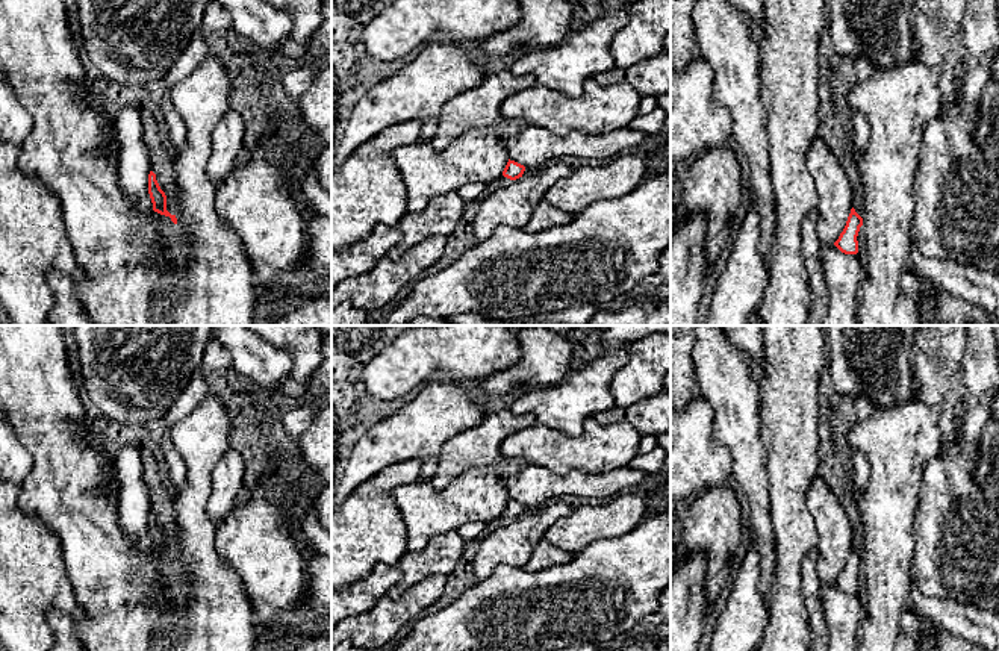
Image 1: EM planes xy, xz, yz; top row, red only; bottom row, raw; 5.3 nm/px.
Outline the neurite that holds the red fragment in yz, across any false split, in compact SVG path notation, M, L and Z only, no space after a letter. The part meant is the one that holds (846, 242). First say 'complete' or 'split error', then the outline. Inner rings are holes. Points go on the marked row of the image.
complete | M852 207L846 226L840 233L839 239L834 242L834 245L845 254L857 254L858 253L857 236L861 226L863 218Z

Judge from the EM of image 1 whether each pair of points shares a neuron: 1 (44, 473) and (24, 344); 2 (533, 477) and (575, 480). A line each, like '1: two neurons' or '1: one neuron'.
1: one neuron
2: one neuron

